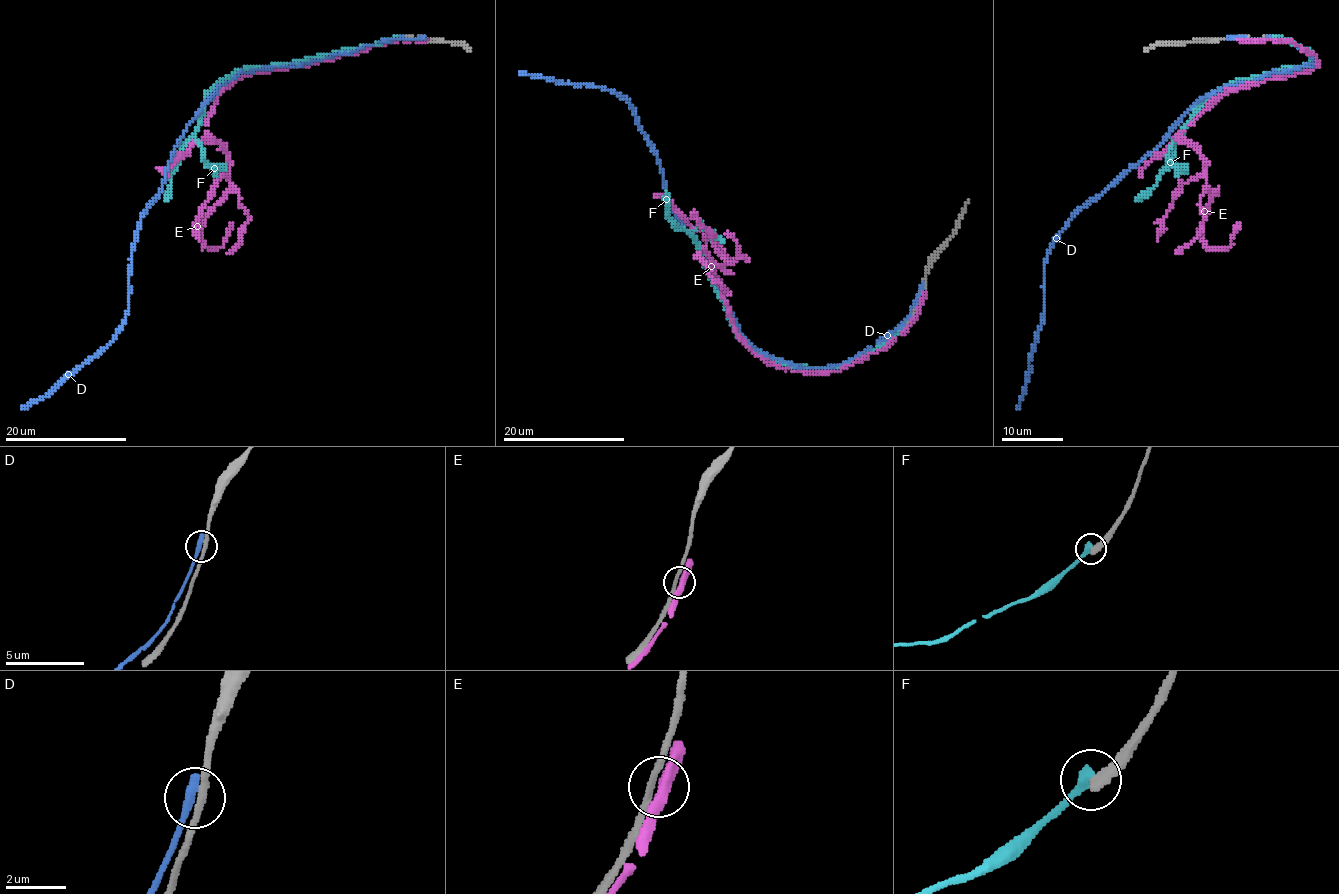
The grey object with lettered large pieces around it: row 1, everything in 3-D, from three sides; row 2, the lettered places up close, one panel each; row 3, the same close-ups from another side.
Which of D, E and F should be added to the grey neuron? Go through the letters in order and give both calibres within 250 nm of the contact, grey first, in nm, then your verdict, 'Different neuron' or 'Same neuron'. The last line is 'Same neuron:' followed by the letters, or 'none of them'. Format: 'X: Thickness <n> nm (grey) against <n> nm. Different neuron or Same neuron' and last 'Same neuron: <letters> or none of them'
D: Thickness 240 nm (grey) against 400 nm. Different neuron
E: Thickness 240 nm (grey) against 360 nm. Different neuron
F: Thickness 400 nm (grey) against 360 nm. Different neuron
Same neuron: none of them

